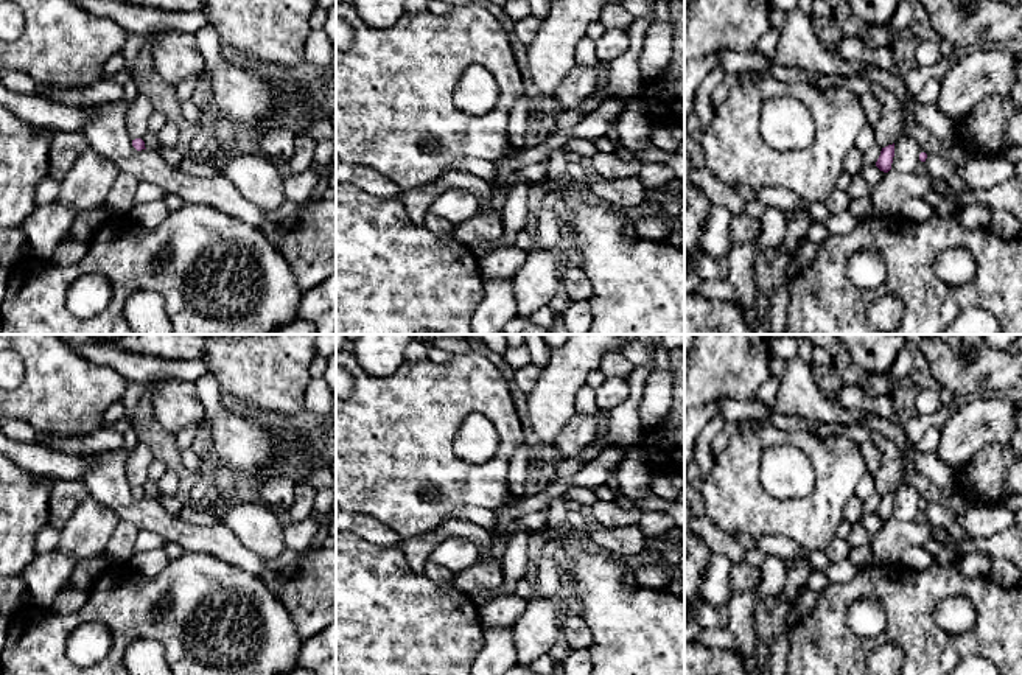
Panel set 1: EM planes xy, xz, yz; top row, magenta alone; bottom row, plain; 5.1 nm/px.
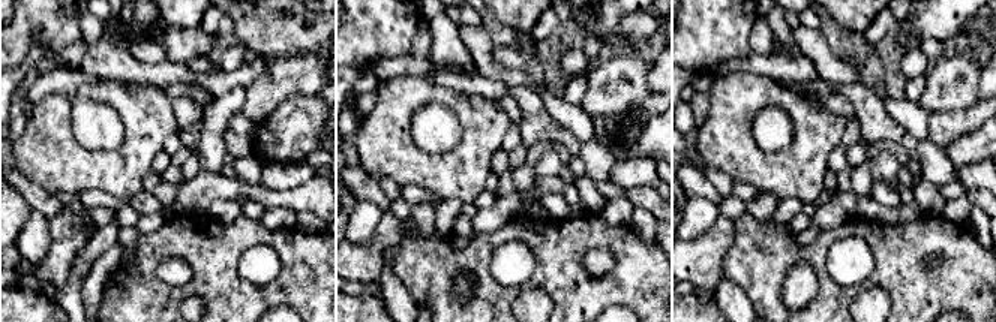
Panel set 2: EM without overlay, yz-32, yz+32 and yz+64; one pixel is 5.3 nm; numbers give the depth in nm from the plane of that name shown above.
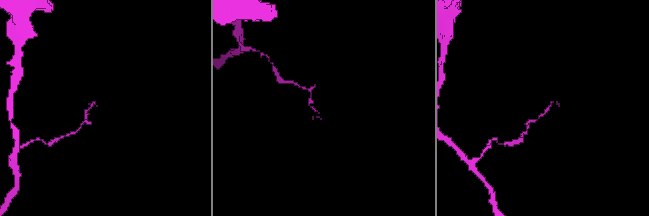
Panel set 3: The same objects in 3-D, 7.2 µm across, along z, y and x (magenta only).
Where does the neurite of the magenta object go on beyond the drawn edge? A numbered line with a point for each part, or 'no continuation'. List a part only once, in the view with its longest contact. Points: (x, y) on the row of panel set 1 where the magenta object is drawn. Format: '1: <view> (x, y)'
no continuation

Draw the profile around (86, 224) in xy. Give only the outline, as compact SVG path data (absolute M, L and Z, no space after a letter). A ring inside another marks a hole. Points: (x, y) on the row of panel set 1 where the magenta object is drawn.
M106 204L93 210L82 210L76 215L68 236L87 244L109 216Z

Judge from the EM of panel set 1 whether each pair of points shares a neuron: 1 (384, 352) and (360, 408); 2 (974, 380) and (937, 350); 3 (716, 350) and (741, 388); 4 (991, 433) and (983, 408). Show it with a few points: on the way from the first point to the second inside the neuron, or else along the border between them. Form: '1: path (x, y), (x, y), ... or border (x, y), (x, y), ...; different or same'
1: border (352, 352), (375, 377), (389, 377), (405, 361); different
2: path (965, 377), (946, 360); same
3: path (725, 360), (739, 374), (739, 378); same
4: path (991, 426), (983, 414); same

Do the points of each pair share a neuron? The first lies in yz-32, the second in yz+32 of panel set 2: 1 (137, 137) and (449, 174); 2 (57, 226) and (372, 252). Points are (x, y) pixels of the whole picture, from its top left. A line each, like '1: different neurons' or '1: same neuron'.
1: same neuron
2: same neuron

